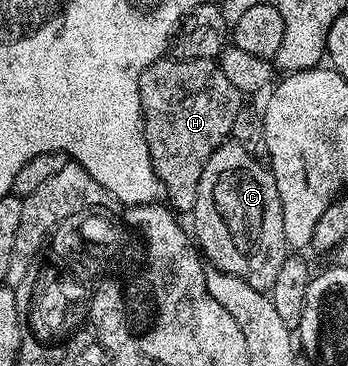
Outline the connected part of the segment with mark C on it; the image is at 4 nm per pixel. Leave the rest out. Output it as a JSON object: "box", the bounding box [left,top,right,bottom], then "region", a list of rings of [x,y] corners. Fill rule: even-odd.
{"box":[191,143,287,292],"region":[[[222,143],[199,177],[199,197],[195,197],[191,218],[196,246],[216,270],[247,281],[251,289],[272,292],[279,265],[287,257],[287,244],[279,189],[272,170],[262,160],[251,157],[243,145]]]}

